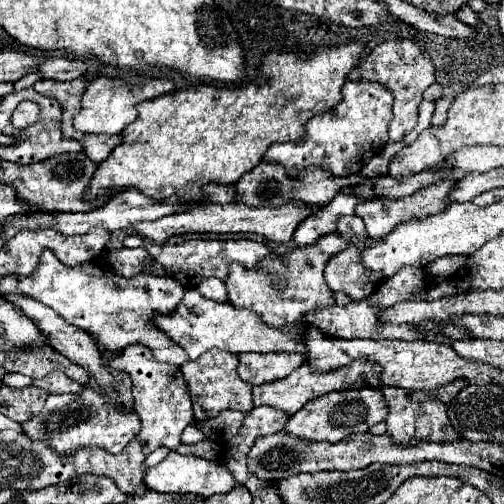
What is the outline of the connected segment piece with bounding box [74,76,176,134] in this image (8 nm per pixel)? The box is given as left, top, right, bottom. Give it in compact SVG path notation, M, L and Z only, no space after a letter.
M100 76L84 92L82 112L74 118L74 124L78 130L90 132L90 134L120 134L128 124L132 124L138 118L136 104L168 94L174 90L174 86L176 84L170 78L146 78L146 80L142 78L136 82L126 82L126 80L112 80L112 78Z

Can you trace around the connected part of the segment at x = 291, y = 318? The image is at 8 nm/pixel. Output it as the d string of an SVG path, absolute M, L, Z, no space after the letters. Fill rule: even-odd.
M330 232L312 246L296 248L286 254L270 254L268 258L260 260L260 264L252 270L244 268L242 264L230 264L226 280L228 302L236 308L248 308L256 312L272 328L282 328L284 324L292 326L306 312L316 310L318 306L334 304L334 292L324 280L324 266L346 246L348 242L340 234Z

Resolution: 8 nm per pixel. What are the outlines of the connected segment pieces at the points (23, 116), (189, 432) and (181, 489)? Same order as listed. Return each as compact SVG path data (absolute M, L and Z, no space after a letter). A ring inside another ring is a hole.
M20 102L18 108L14 110L14 126L28 128L30 124L34 124L38 120L38 114L40 114L40 108L36 108L36 104Z
M188 426L186 430L184 430L184 436L182 436L182 442L184 444L196 444L196 442L202 442L204 440L204 432L202 430L198 430L196 426Z
M170 452L160 464L148 470L146 484L154 492L164 492L164 494L196 494L202 498L214 496L214 494L224 494L230 488L234 488L232 474L228 474L228 468L224 468L224 458L218 458L214 462L196 458L196 456L182 456L178 452Z

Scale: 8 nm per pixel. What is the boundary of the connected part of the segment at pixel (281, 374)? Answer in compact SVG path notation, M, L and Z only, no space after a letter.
M252 354L240 358L240 378L254 386L286 378L292 370L304 364L304 354Z

